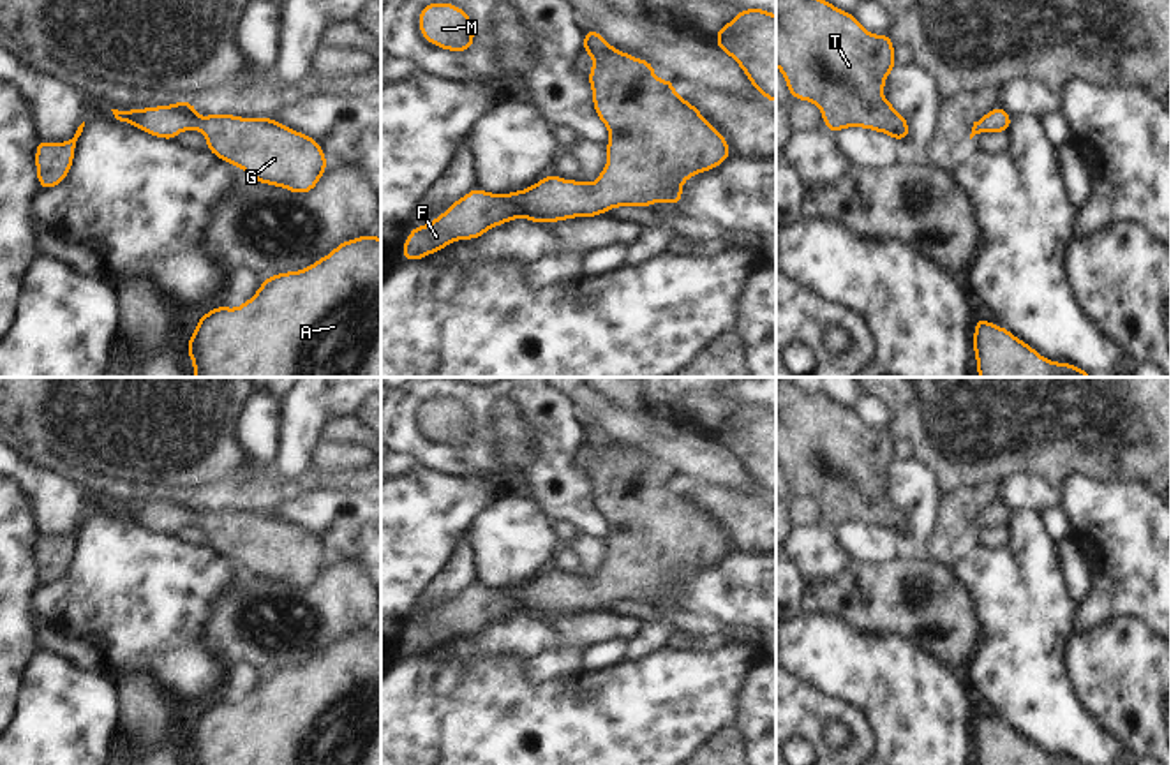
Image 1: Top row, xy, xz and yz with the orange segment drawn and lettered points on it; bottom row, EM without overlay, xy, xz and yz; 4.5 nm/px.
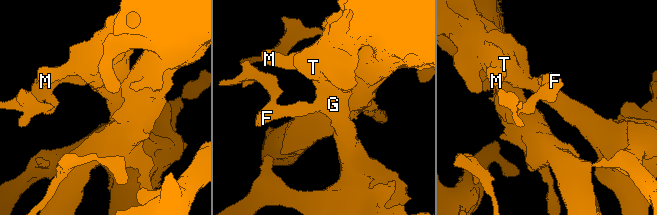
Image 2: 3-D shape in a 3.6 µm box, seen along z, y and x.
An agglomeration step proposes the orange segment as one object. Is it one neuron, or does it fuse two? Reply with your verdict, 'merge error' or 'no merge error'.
no merge error

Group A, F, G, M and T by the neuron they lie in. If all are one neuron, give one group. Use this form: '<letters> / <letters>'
A F G M T

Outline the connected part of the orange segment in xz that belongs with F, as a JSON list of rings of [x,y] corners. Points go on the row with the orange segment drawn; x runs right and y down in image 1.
[[[598,30],[582,33],[582,51],[594,60],[587,74],[593,108],[610,130],[605,145],[607,166],[598,180],[589,183],[550,173],[529,189],[510,194],[492,194],[474,187],[432,222],[411,227],[411,234],[402,243],[404,261],[420,261],[457,240],[476,240],[490,227],[513,219],[552,224],[577,217],[601,217],[619,206],[649,208],[658,201],[681,204],[684,199],[681,187],[686,180],[712,171],[732,155],[725,136],[702,116],[697,106],[674,92],[675,79],[656,79],[653,62],[617,51]]]

